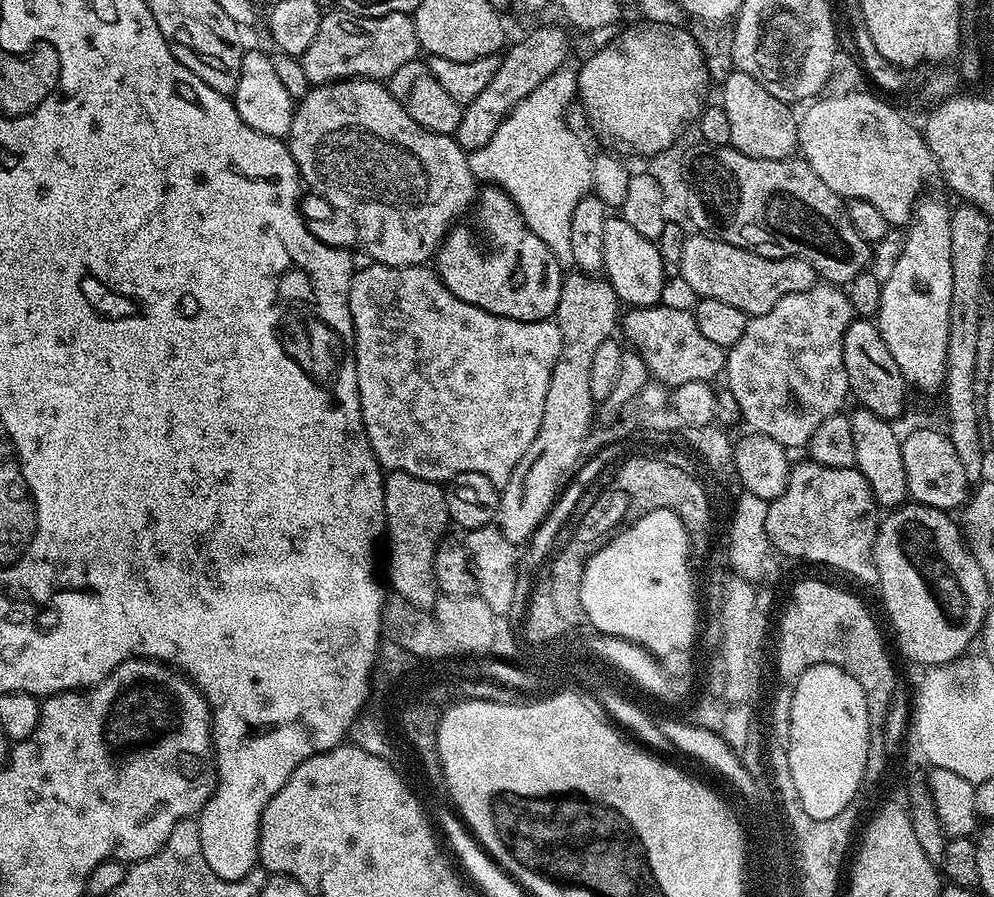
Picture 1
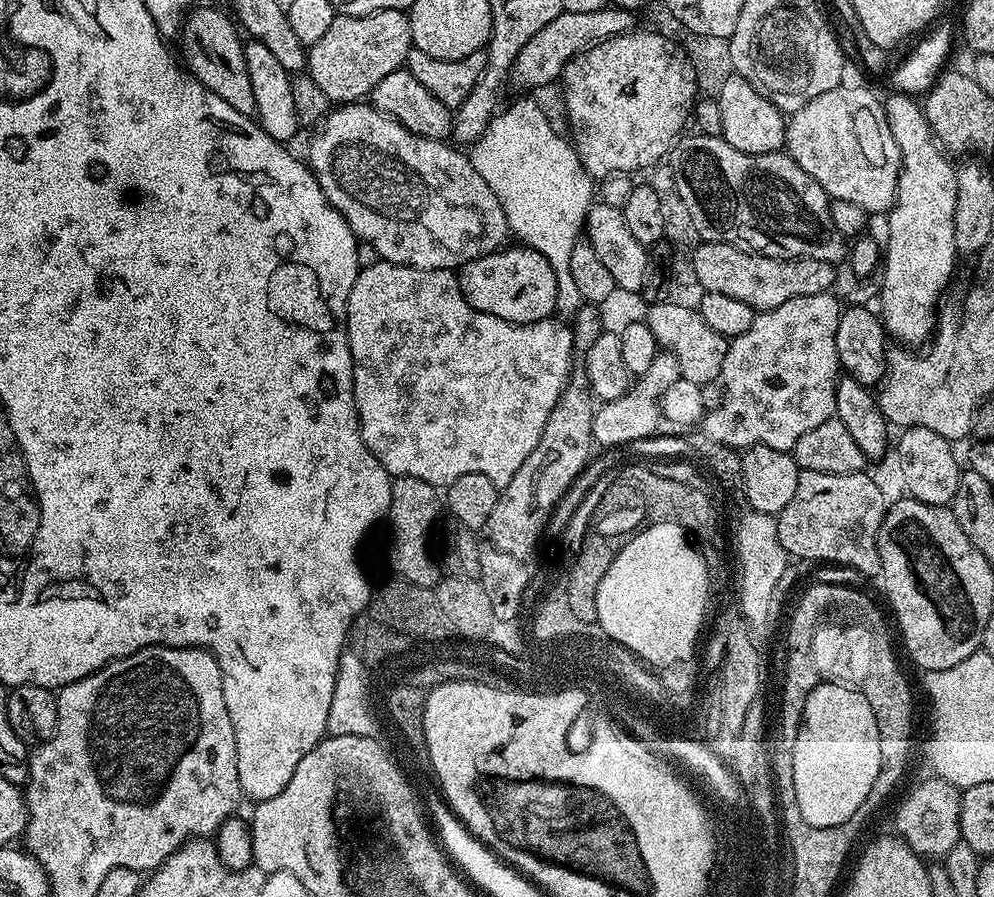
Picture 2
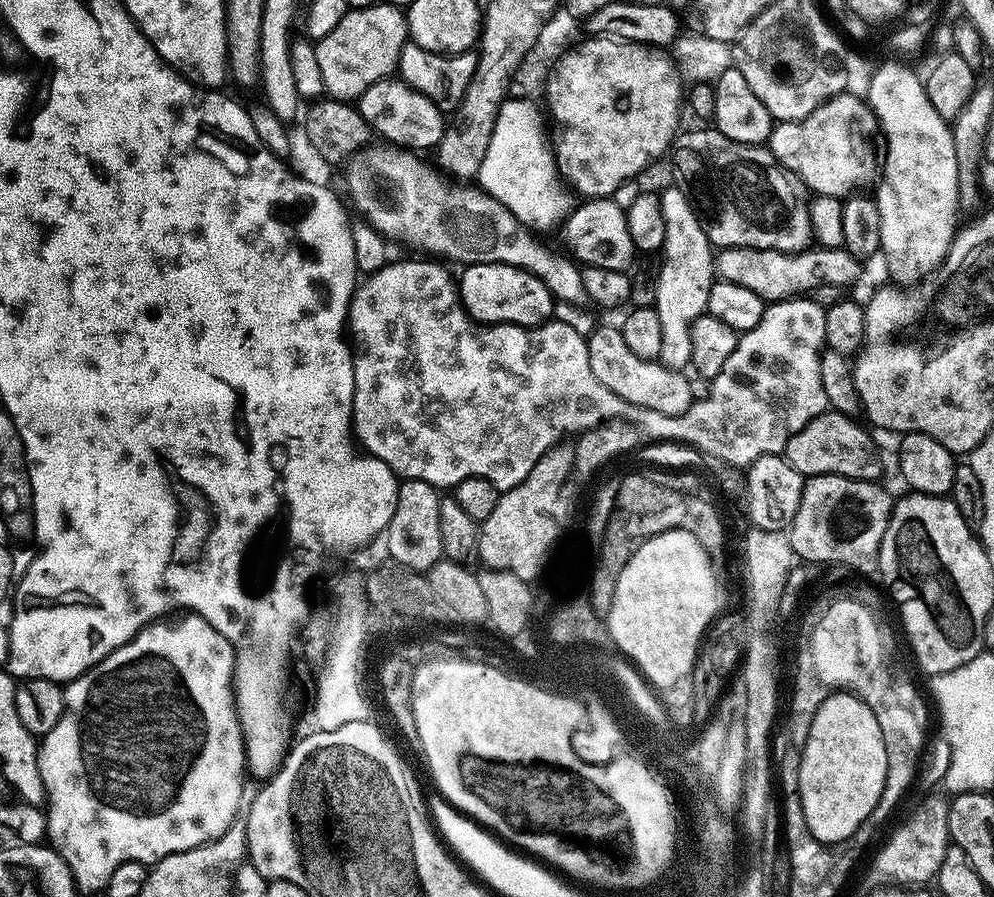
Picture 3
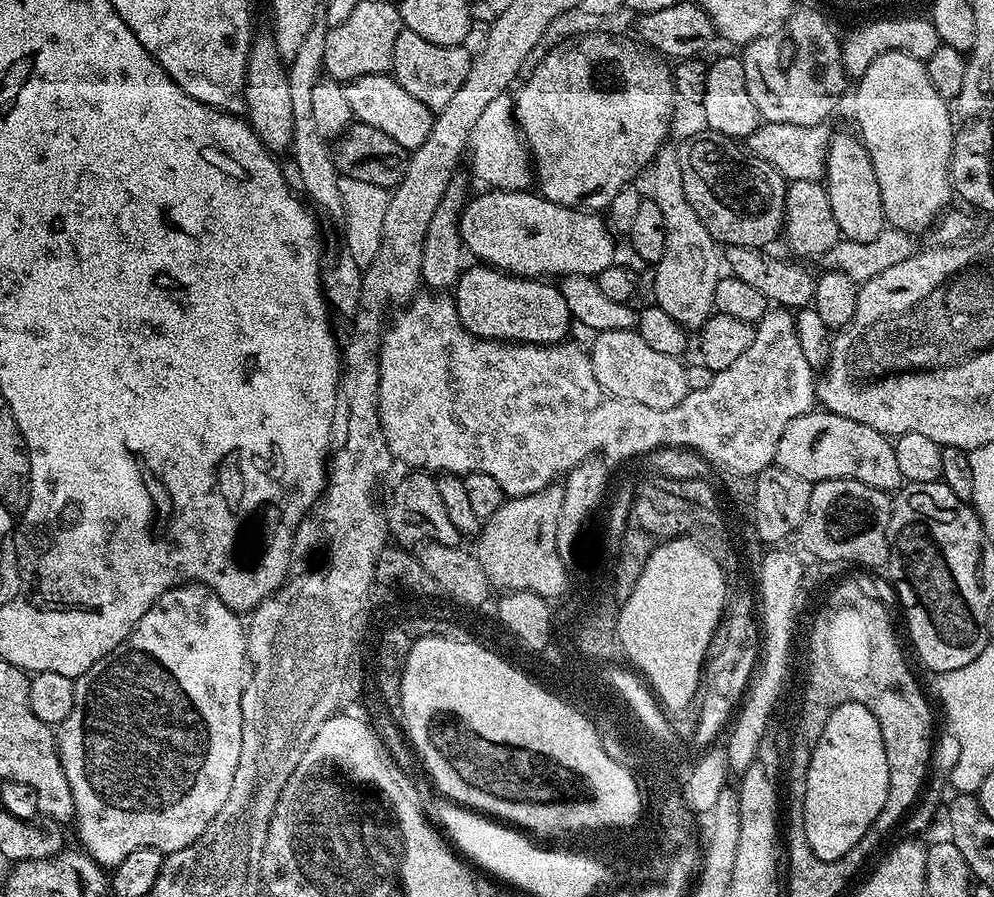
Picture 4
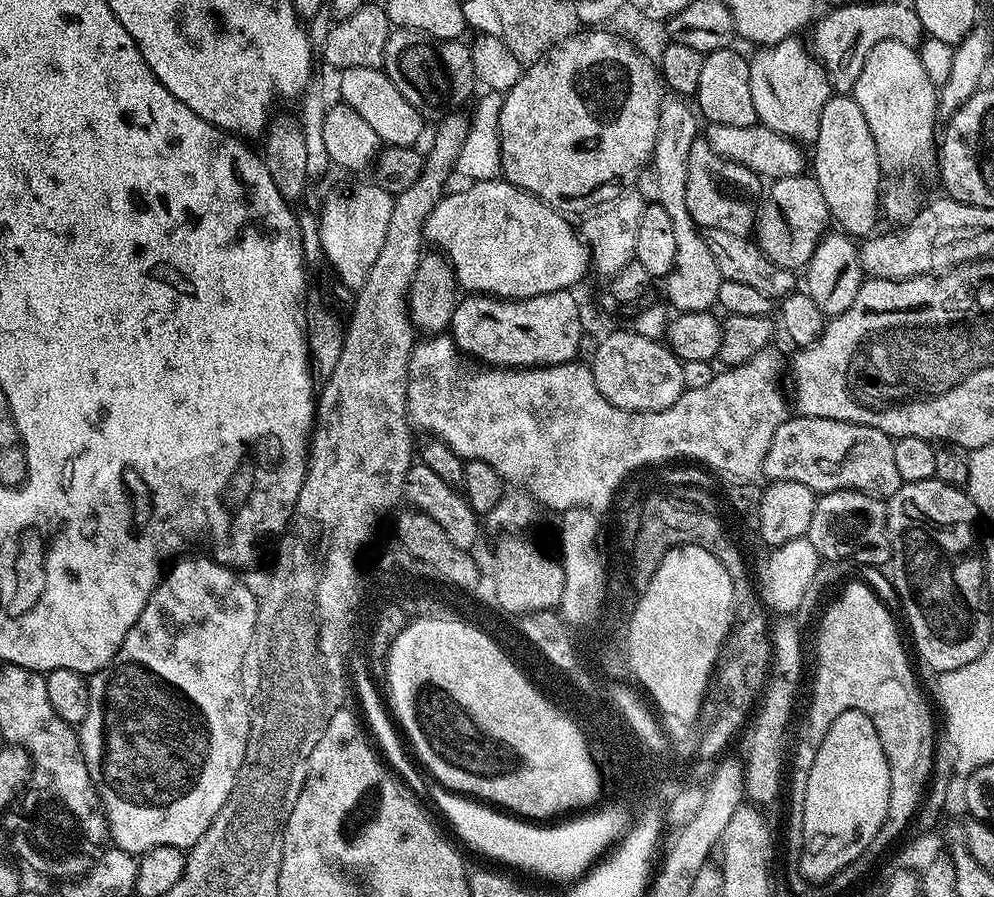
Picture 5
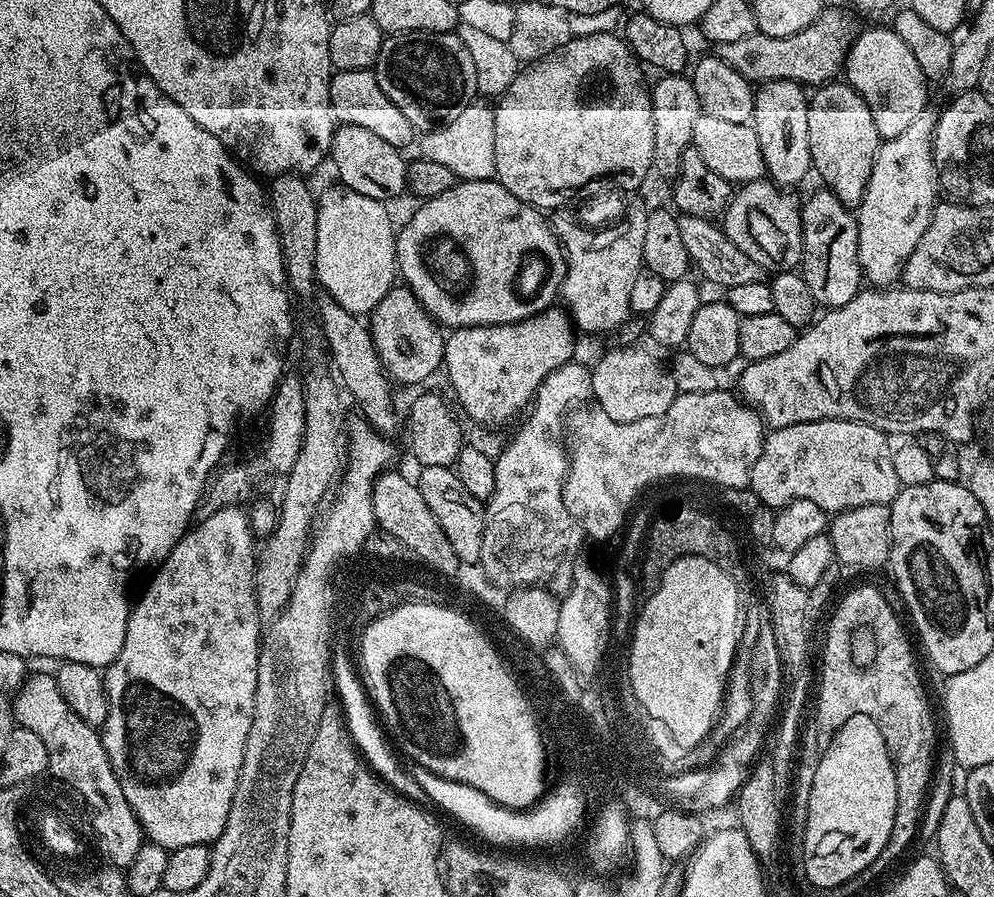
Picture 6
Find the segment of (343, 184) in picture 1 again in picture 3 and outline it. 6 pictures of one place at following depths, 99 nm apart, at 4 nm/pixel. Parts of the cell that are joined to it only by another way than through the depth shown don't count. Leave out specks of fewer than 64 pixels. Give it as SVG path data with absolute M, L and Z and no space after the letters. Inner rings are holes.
M375 146L361 148L351 160L347 161L348 173L345 174L344 180L352 191L352 200L360 211L359 215L372 224L374 230L383 234L385 240L389 242L397 240L408 248L417 248L420 251L417 253L427 254L432 258L443 258L445 261L457 260L460 266L509 264L538 277L546 286L546 290L550 290L550 294L559 303L581 306L589 303L586 286L582 284L581 265L573 260L571 255L547 248L540 241L543 239L538 238L537 233L525 226L518 218L514 218L514 214L506 210L506 206L502 206L502 202L494 199L489 192L485 192L479 186L465 186L463 183L453 182L431 163L428 165L426 161L419 160L416 157L419 155L415 151L397 146L380 147L384 148L375 148Z

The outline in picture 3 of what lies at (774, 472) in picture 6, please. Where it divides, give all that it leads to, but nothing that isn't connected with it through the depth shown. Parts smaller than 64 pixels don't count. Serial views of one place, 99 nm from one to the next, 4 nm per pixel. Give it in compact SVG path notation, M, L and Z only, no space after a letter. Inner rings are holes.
M829 410L818 418L806 422L798 434L786 442L782 453L785 460L805 476L845 476L855 480L875 480L880 477L880 452L872 441L869 429L853 417L844 416L841 412Z

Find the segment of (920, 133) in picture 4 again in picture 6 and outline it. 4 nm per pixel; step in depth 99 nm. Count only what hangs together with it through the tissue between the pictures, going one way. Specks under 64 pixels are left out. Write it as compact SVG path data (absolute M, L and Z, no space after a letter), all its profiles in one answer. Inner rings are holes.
M890 26L868 28L865 32L863 29L848 51L842 72L849 86L868 103L874 126L878 126L878 134L884 140L893 140L902 134L902 130L906 130L906 126L910 126L914 117L922 114L929 103L929 81L924 79L922 69L914 54L910 54L906 42L902 42L902 38L898 38Z

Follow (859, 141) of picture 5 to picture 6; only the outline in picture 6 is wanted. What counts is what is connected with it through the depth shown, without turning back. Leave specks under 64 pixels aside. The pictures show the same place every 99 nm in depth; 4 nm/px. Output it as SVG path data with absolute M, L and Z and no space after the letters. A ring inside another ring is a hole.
M847 82L825 84L811 93L808 121L812 166L815 175L820 175L824 183L821 185L844 204L859 205L866 194L866 182L870 182L874 158L882 143L868 103Z

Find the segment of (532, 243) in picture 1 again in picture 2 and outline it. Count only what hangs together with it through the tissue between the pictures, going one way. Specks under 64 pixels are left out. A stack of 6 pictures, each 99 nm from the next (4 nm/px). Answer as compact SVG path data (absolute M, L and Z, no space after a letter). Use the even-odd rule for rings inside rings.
M505 246L499 252L479 256L459 269L462 294L478 310L494 314L515 324L533 324L547 320L556 311L554 270L538 250L523 246Z

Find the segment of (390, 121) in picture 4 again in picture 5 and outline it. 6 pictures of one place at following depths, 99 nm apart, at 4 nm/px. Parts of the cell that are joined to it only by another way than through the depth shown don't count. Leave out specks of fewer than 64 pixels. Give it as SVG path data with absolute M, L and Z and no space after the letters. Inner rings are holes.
M345 68L339 73L340 96L339 99L350 106L357 114L362 114L365 120L378 134L378 138L388 146L402 146L410 148L419 145L420 135L424 132L425 117L421 116L406 98L398 91L398 86L390 82L390 78L380 68Z

